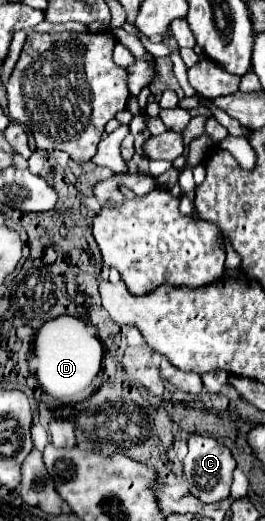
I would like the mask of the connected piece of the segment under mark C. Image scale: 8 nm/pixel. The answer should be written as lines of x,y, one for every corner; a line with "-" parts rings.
192,435
188,439
188,455
184,459
184,471
190,481
190,493
198,497
204,503
218,503
228,499
230,485
232,485
232,471
236,467
236,461
226,445
212,437

